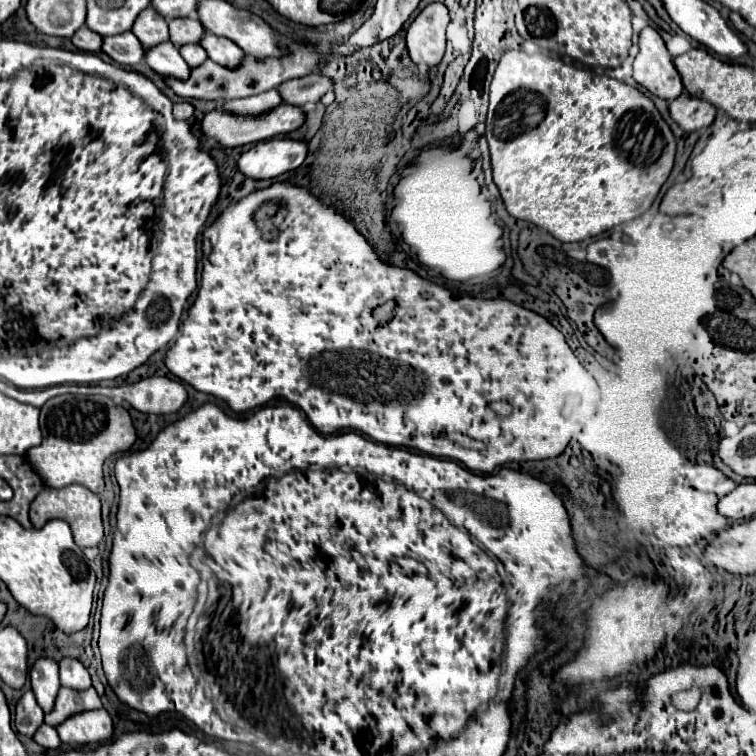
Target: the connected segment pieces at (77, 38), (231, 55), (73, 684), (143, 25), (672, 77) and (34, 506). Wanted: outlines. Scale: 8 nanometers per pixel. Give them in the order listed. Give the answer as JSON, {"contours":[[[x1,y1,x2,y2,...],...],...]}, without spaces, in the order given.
{"contours":[[[81,27,73,37,71,37,73,45,79,47,81,51,89,51,89,53,99,53,101,51,101,41,103,37,95,31,91,31,89,27]],[[205,33,201,47,207,51,211,61,215,61,215,63,219,63,221,67,227,67,227,69,241,67,241,61,245,57,245,53,233,41,225,39,225,37,217,37,213,33]],[[61,659,61,685,75,691,85,691,91,687,87,669,77,659]],[[147,7,133,25,133,33,141,41,145,49,151,49,159,43,169,41,169,23,155,11,155,7]],[[645,27,639,33,637,45,639,53,633,61,633,79,661,99,677,99,683,83,661,35,653,27]],[[67,485,65,489,51,489,45,487,37,499,31,503,31,523,35,527,43,527,51,519,63,519,69,523,75,543,85,547,97,547,103,539,103,519,101,519,101,501,95,493,91,493,87,487,81,485]]]}

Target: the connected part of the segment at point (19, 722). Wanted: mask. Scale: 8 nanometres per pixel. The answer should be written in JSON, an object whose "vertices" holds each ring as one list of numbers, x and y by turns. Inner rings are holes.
{"vertices":[[27,691,21,701,17,703,17,711,15,711,15,727,21,735,25,737,33,737,37,733,37,729,43,725,45,713,41,711,35,695,31,691]]}

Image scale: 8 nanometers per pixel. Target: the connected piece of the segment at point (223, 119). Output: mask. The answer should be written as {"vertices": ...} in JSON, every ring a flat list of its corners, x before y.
{"vertices":[[283,103,281,107,277,107,275,111,269,111,269,115,263,115,261,119,253,119,253,117,237,117,237,115,229,115,221,109,215,109,211,113,205,115,203,119,203,133,207,137,213,137,217,139,221,145,225,147,239,147,239,145,247,145,247,143,259,143,259,141,265,141,265,139,271,139,275,135,281,135,281,133,291,133,295,131,297,127,301,127,305,115,303,115,303,109,301,107,293,107,289,103]]}

